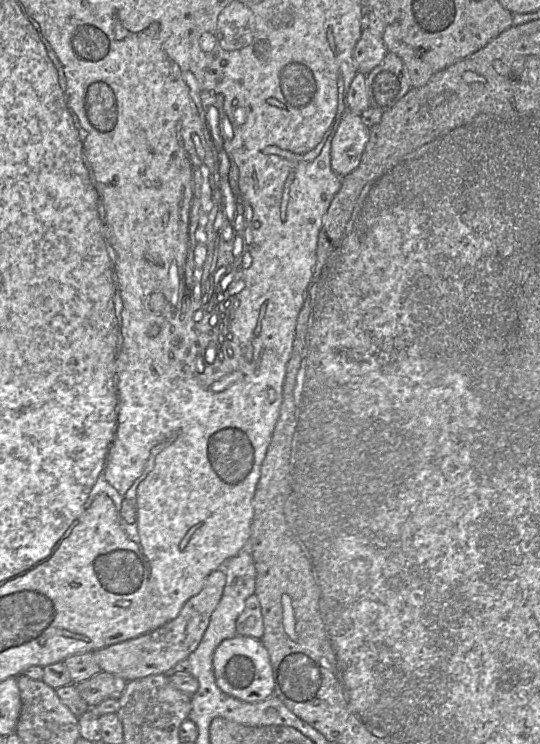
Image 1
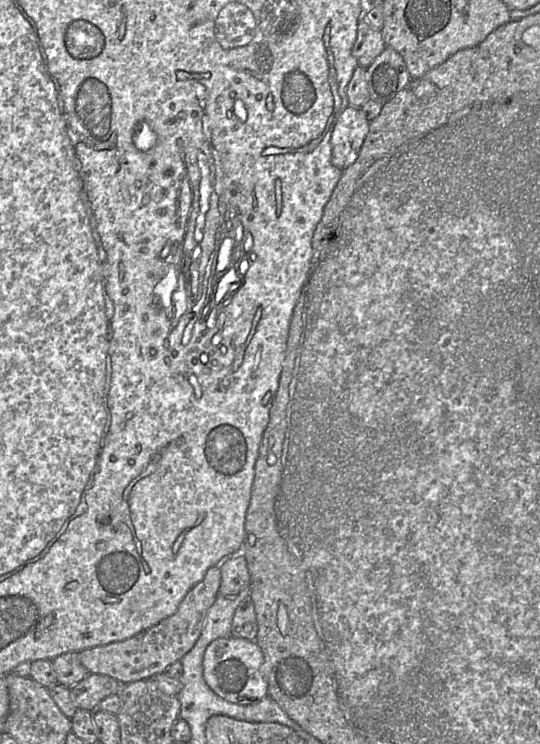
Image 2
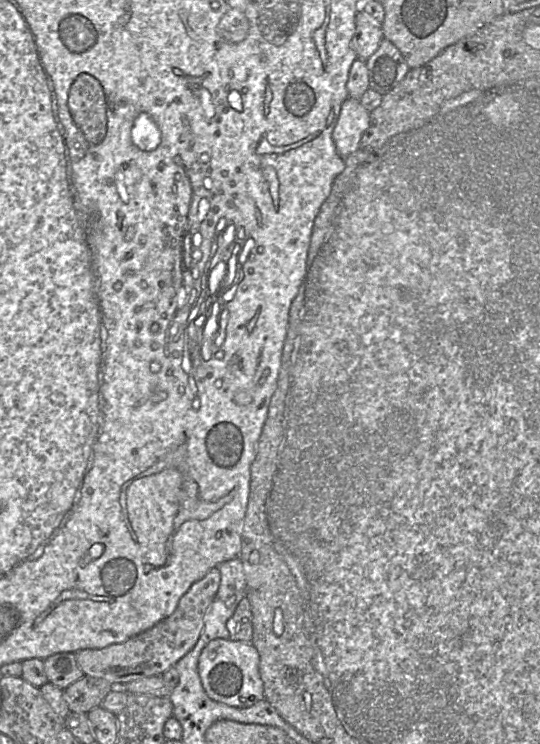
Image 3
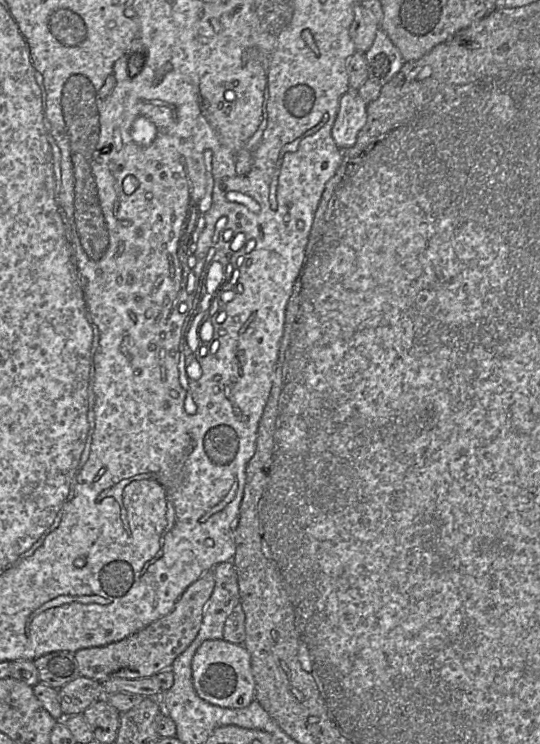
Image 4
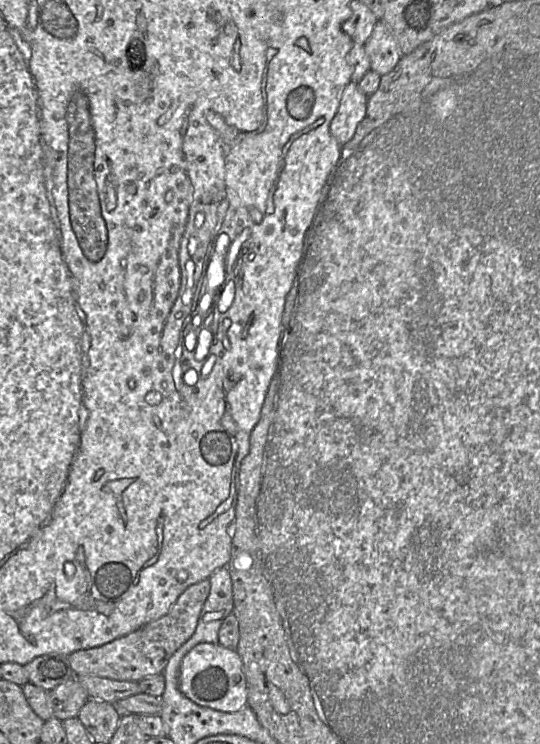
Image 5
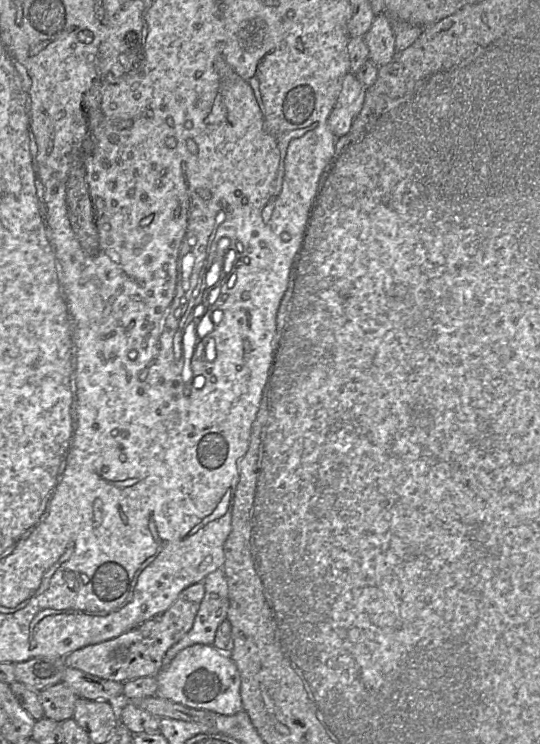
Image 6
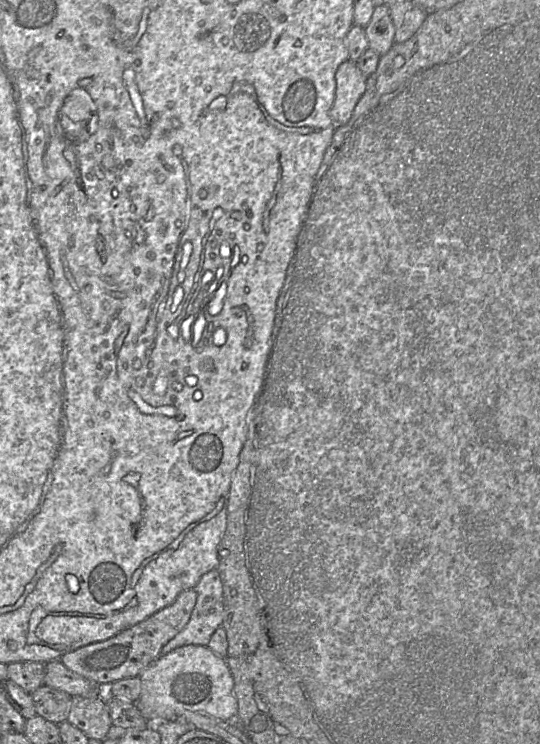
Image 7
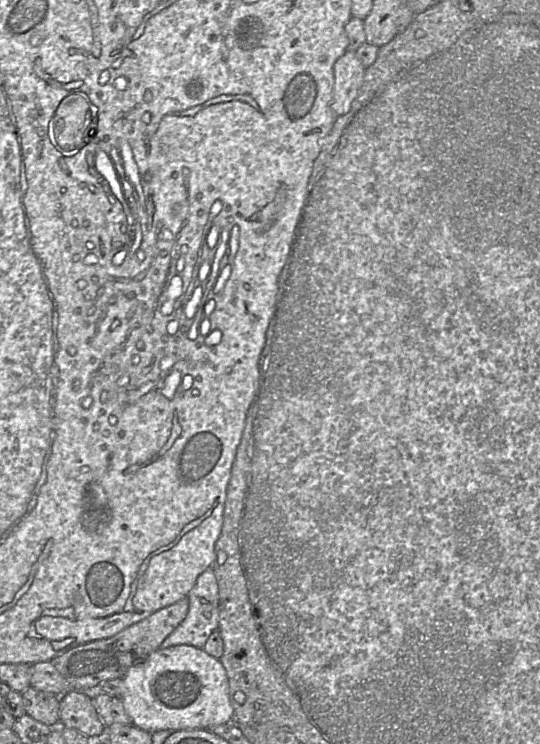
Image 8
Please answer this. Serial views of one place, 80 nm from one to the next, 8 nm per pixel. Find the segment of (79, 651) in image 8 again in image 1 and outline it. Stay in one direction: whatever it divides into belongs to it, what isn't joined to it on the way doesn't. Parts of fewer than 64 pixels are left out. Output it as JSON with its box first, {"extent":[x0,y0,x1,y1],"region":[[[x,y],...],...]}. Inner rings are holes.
{"extent":[93,569,225,681],"region":[[[224,569],[213,571],[201,591],[187,600],[176,618],[139,637],[95,651],[93,654],[101,671],[112,673],[126,681],[171,673],[171,669],[178,662],[187,659],[198,647],[210,617],[222,597],[225,582]]]}

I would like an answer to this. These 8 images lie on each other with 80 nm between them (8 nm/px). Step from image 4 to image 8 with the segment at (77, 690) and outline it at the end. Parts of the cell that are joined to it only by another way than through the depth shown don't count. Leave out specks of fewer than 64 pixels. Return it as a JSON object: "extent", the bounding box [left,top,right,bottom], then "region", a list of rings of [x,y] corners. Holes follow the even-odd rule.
{"extent":[22,687,60,727],"region":[[[33,687],[22,692],[26,714],[50,727],[60,727],[60,696]]]}

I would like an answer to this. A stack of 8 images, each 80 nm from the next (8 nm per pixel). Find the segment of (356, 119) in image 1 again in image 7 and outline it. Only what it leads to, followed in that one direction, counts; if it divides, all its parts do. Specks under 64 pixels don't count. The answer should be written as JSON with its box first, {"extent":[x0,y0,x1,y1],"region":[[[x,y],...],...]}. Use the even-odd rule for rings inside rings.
{"extent":[330,60,366,129],"region":[[[346,60],[335,73],[335,97],[330,109],[334,129],[346,125],[366,89],[365,75],[355,62]]]}

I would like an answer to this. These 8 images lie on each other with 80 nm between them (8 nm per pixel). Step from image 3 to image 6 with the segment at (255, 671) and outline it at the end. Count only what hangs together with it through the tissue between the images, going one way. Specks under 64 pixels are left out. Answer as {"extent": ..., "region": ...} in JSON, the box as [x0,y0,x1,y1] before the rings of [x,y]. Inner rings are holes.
{"extent":[156,644,243,715],"region":[[[195,644],[181,650],[168,666],[160,670],[156,680],[158,697],[223,715],[243,710],[237,666],[229,654],[218,651],[213,645]]]}

